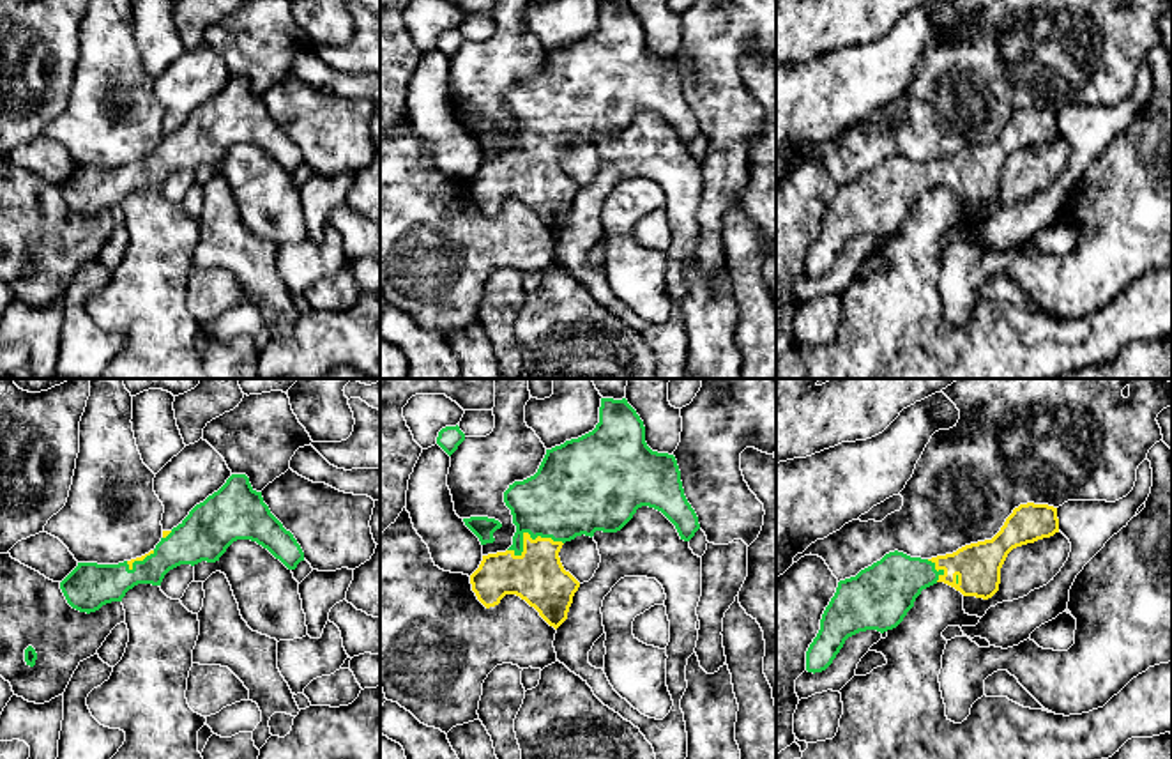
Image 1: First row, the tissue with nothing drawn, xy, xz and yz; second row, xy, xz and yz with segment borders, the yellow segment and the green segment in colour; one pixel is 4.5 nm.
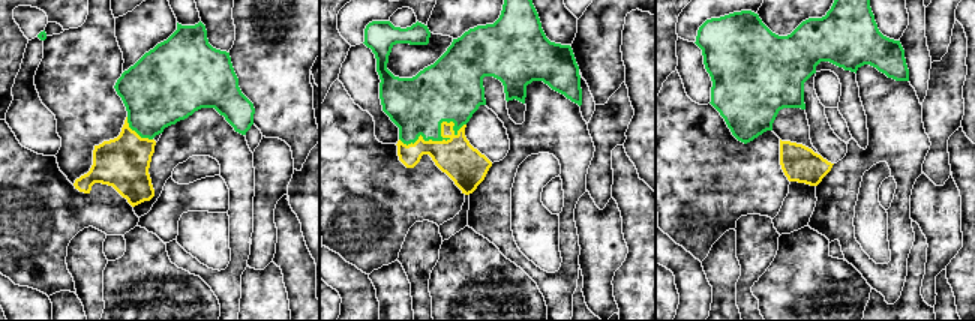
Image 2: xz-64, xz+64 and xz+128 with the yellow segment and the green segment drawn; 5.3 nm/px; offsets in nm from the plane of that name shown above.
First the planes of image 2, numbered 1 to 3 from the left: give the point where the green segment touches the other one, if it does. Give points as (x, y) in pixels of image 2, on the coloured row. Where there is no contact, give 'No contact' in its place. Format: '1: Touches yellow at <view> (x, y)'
1: Touches yellow at xz-64 (135, 132)
2: Touches yellow at xz+64 (443, 137)
3: No contact

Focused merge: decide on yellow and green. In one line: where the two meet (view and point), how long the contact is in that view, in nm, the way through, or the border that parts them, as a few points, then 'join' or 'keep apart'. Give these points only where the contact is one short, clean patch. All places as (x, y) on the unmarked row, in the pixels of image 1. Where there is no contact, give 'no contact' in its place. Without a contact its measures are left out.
meets yellow in xz at (527, 137); contact 260 nm long; join

